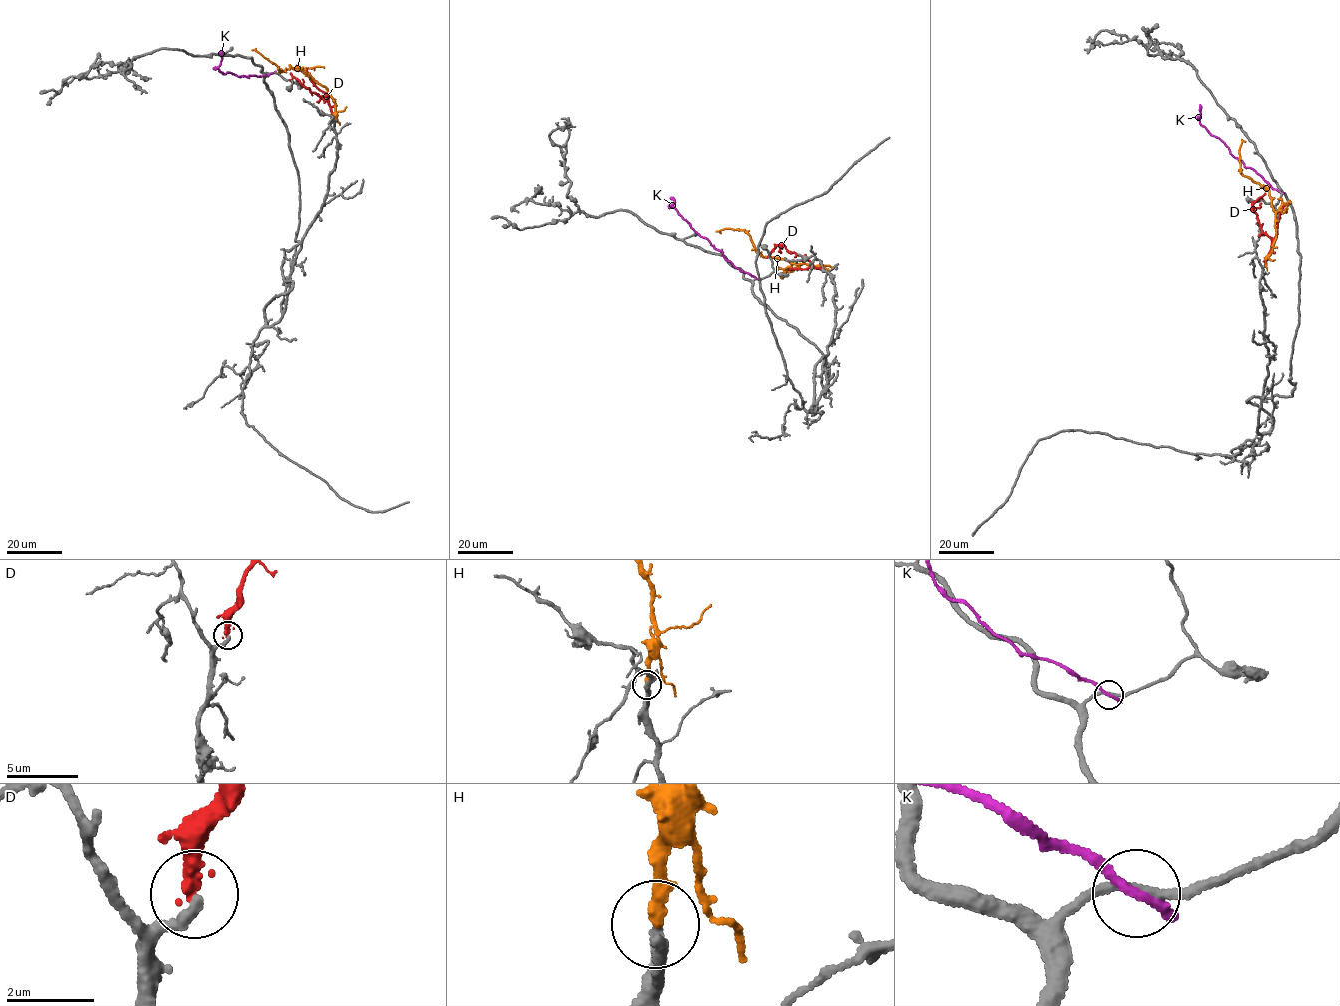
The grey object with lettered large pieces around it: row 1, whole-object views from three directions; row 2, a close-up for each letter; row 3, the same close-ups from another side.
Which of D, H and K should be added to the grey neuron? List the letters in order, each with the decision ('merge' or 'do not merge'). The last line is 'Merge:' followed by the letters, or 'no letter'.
D: do not merge
H: merge
K: do not merge
Merge: H

